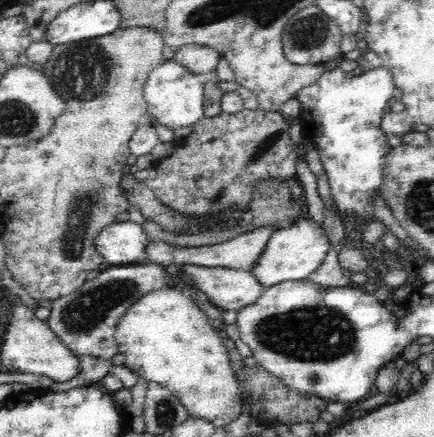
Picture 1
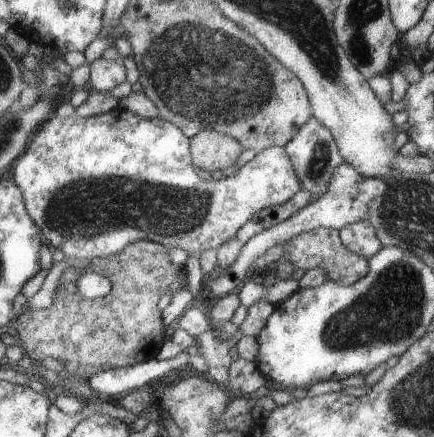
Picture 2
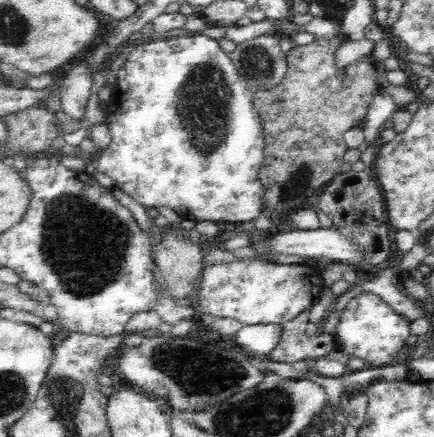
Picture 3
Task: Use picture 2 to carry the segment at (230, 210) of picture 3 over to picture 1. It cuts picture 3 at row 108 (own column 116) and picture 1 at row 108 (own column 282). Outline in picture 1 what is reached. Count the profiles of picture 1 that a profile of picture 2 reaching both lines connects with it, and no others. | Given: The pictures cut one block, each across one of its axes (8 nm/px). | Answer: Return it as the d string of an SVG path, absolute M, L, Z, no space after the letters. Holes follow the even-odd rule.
M162 60L150 74L144 96L148 106L148 116L156 122L156 126L166 126L168 130L180 130L196 126L202 118L206 118L206 76L192 72L184 64L172 60Z

